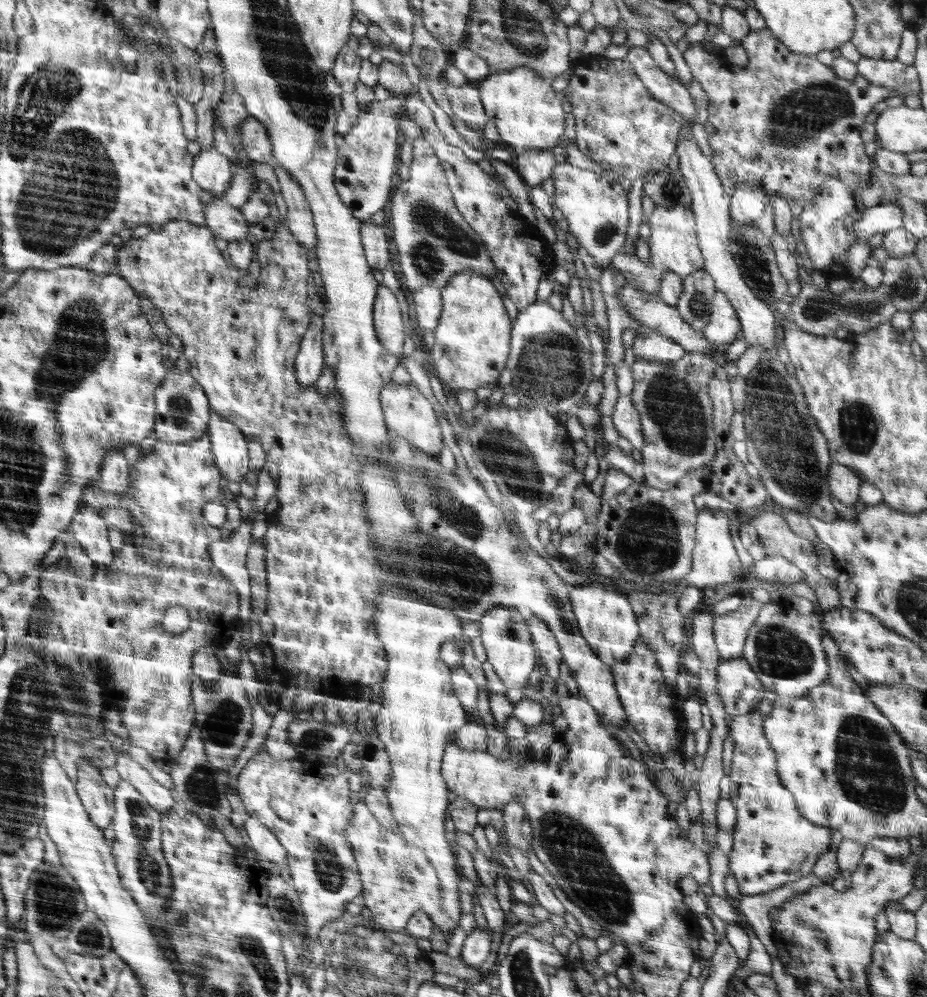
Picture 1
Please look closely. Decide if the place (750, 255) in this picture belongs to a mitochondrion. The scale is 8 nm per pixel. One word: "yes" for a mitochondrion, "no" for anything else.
yes

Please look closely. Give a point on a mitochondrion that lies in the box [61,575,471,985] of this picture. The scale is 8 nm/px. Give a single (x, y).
(147, 861)

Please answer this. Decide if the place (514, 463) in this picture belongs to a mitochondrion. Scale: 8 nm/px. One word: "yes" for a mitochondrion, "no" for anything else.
yes

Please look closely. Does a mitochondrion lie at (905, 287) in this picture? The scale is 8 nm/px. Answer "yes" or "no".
yes

